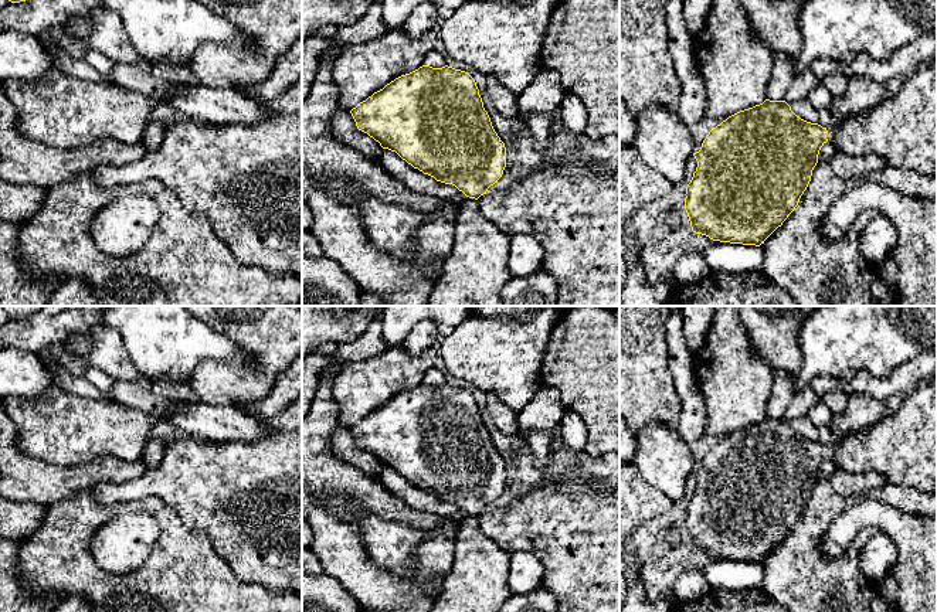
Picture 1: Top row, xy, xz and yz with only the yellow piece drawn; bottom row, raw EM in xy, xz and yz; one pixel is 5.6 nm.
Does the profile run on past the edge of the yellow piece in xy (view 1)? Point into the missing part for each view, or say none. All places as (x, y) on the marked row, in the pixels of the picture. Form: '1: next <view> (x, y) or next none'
1: next none

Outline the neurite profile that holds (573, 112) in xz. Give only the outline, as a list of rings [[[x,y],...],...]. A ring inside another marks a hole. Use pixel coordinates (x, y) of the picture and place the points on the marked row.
[[[566,94],[554,118],[561,120],[573,133],[583,135],[588,122],[588,109],[578,96]]]

